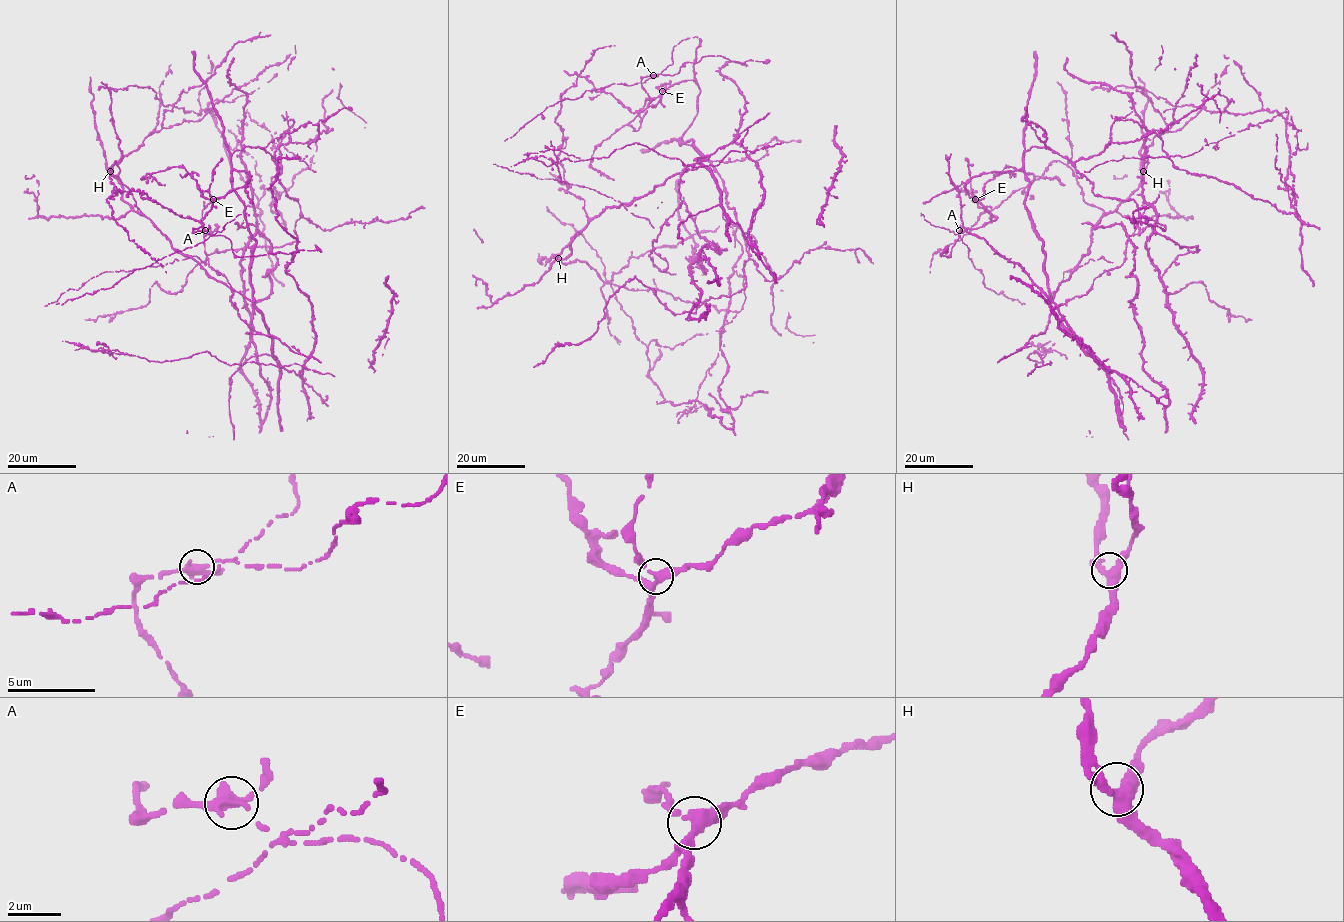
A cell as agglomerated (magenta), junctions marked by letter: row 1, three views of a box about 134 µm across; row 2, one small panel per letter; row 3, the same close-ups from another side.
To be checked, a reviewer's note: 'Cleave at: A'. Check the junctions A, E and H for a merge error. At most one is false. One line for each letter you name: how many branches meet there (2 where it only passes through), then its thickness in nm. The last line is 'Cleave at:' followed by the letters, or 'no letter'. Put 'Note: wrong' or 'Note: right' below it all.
A: branches 3; calibre 340 nm
Cleave at: A
Note: right

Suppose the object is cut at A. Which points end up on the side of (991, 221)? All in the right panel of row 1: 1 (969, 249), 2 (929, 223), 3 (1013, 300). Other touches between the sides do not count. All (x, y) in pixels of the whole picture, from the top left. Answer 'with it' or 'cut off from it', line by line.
1: cut off from it
2: cut off from it
3: cut off from it

